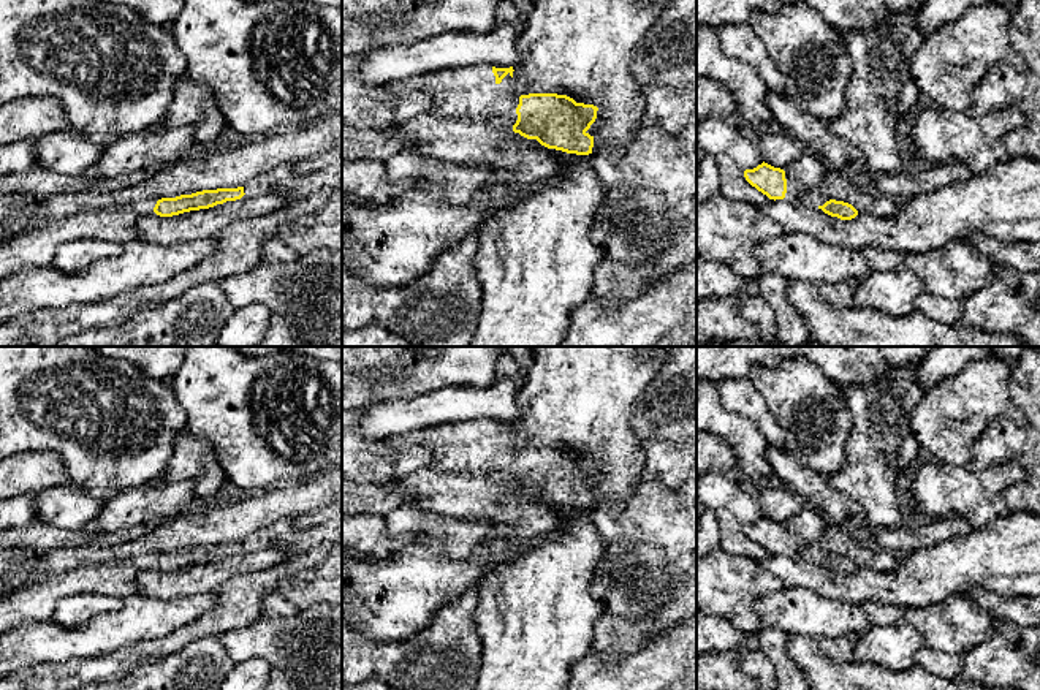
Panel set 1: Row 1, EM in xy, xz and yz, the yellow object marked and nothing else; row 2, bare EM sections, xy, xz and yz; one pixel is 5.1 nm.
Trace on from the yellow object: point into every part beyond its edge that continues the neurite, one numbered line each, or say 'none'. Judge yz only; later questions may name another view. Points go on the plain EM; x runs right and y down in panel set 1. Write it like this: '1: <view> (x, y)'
1: yz (795, 549)

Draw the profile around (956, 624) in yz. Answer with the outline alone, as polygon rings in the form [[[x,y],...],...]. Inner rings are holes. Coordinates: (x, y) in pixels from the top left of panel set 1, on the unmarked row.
[[[959,592],[937,605],[923,608],[898,608],[879,600],[863,605],[871,625],[896,627],[904,622],[915,627],[924,646],[964,655],[970,647],[986,641],[994,633],[996,619]]]

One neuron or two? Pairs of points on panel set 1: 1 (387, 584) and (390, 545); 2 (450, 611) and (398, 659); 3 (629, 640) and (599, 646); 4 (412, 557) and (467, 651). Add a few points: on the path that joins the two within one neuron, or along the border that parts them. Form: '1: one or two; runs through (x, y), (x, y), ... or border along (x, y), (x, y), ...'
1: two; border along (401, 546), (382, 556), (358, 561)
2: one; runs through (444, 627), (413, 655)
3: one; runs through (621, 640), (607, 641)
4: two; border along (463, 595), (445, 605), (417, 633)

